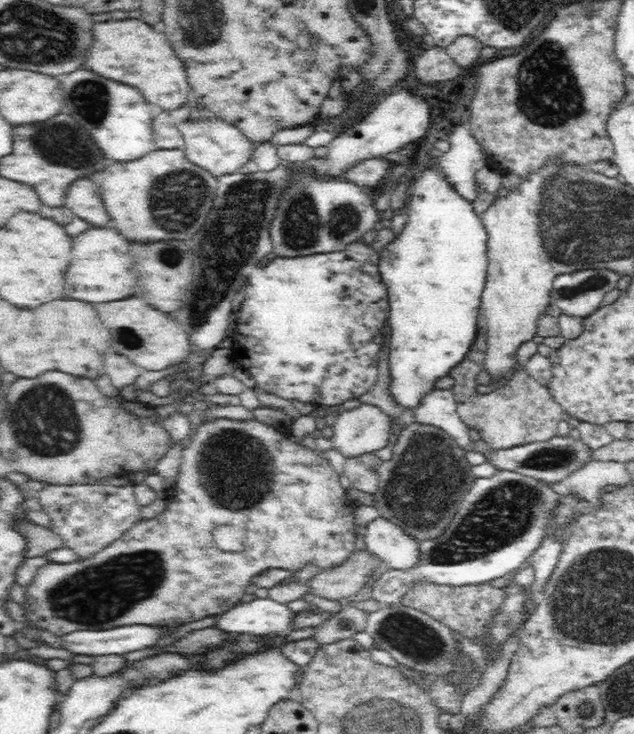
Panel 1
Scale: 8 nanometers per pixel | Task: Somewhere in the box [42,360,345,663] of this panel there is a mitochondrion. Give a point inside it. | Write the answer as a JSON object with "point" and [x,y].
{"point":[105,592]}

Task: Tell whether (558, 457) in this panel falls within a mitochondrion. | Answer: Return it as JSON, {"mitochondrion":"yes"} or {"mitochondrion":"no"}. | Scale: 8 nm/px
{"mitochondrion":"yes"}

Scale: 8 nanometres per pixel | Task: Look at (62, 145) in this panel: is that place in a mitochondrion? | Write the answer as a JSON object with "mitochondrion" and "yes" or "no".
{"mitochondrion":"yes"}

